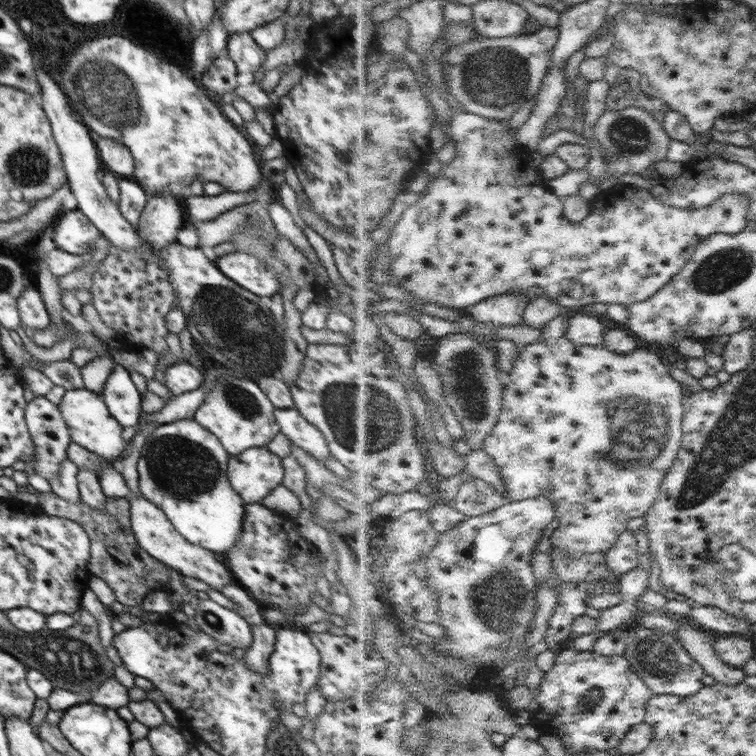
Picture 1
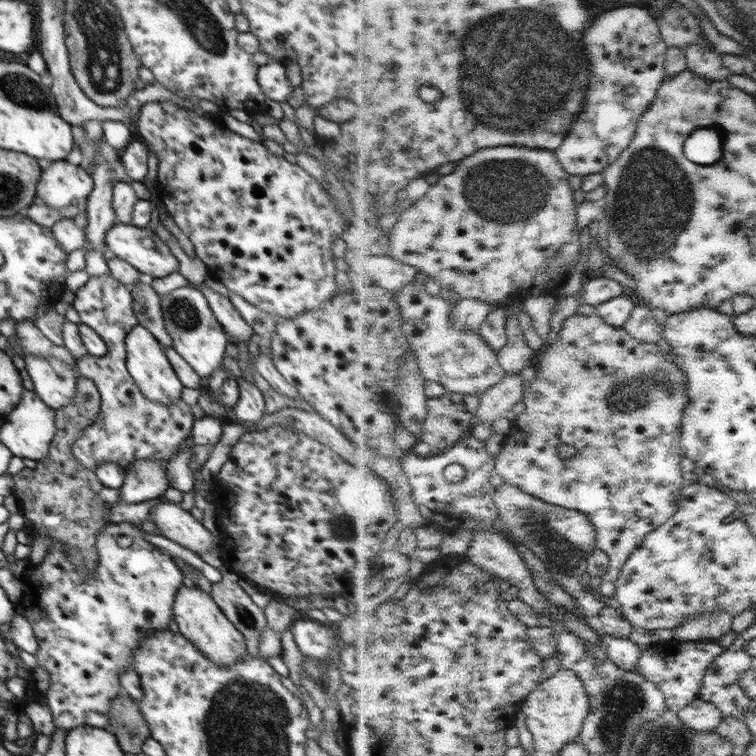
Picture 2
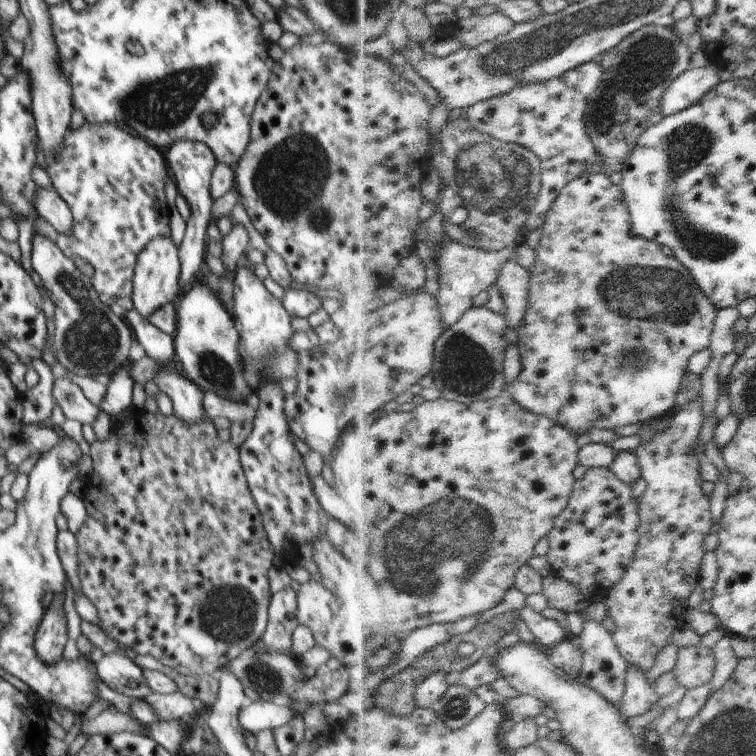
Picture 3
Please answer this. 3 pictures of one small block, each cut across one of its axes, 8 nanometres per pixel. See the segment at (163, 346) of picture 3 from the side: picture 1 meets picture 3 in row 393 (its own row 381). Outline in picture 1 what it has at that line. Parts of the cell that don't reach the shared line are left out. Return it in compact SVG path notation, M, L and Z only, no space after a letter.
M188 362L174 363L164 370L164 385L174 396L196 390L205 380L203 369Z

